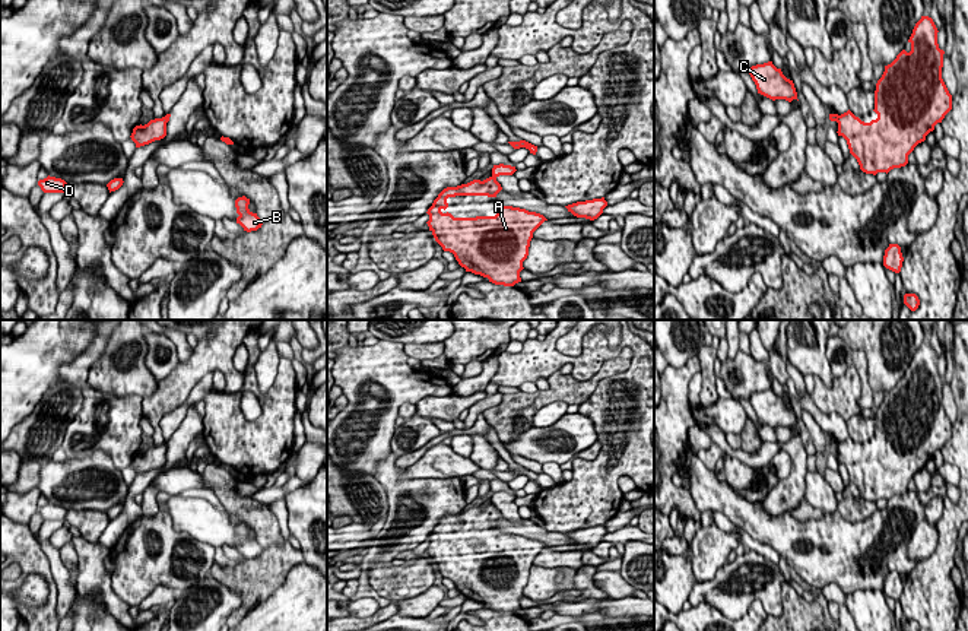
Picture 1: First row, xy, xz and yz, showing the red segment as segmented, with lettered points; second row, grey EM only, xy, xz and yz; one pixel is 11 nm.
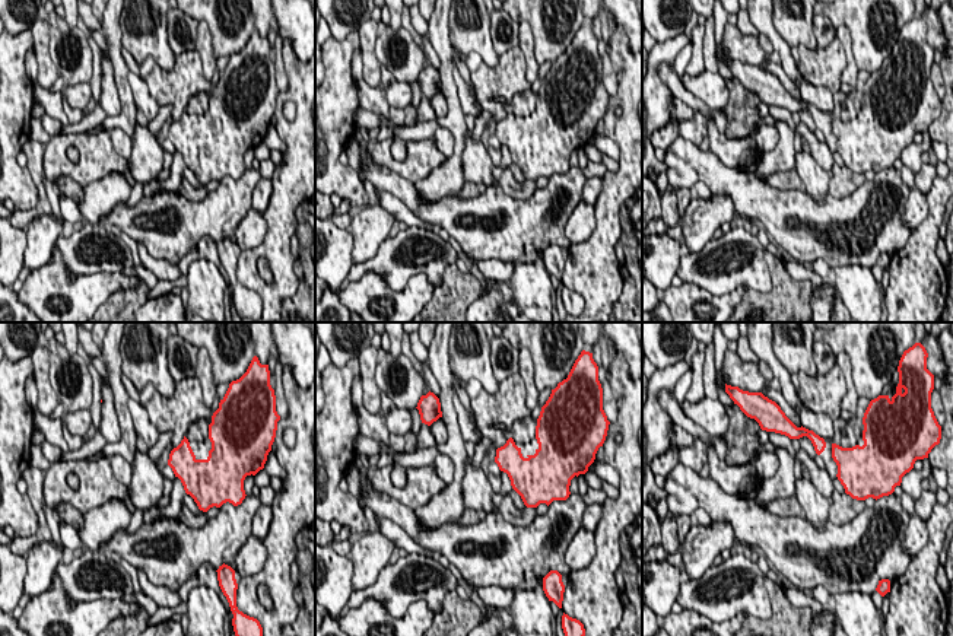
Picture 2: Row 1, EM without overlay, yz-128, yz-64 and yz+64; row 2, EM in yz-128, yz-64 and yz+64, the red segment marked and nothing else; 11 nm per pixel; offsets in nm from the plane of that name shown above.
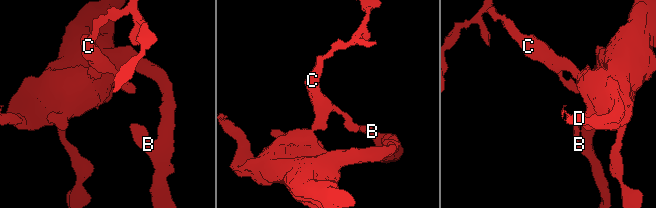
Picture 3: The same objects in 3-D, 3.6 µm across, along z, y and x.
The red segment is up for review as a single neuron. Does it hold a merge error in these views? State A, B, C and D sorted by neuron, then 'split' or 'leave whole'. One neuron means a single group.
A B D / C | split

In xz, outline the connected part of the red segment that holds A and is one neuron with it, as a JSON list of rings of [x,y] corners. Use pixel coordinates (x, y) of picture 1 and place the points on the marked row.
[[[489,177],[444,188],[428,209],[426,222],[444,251],[454,254],[466,272],[488,278],[495,285],[514,286],[529,256],[533,232],[548,221],[543,215],[496,203],[495,216],[454,218],[441,210],[456,196],[496,197],[501,184]]]

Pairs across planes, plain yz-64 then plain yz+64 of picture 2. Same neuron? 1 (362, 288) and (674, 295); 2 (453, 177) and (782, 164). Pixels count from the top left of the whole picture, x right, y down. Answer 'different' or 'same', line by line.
1: same
2: same

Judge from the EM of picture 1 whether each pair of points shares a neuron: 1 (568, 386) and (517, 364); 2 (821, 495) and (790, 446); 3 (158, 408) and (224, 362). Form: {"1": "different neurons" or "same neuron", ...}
{"1": "different neurons", "2": "different neurons", "3": "same neuron"}

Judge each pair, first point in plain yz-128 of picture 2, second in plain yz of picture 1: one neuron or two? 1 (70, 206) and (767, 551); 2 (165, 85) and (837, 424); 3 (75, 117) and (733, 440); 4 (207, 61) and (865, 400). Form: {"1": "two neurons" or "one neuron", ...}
{"1": "one neuron", "2": "two neurons", "3": "one neuron", "4": "one neuron"}

